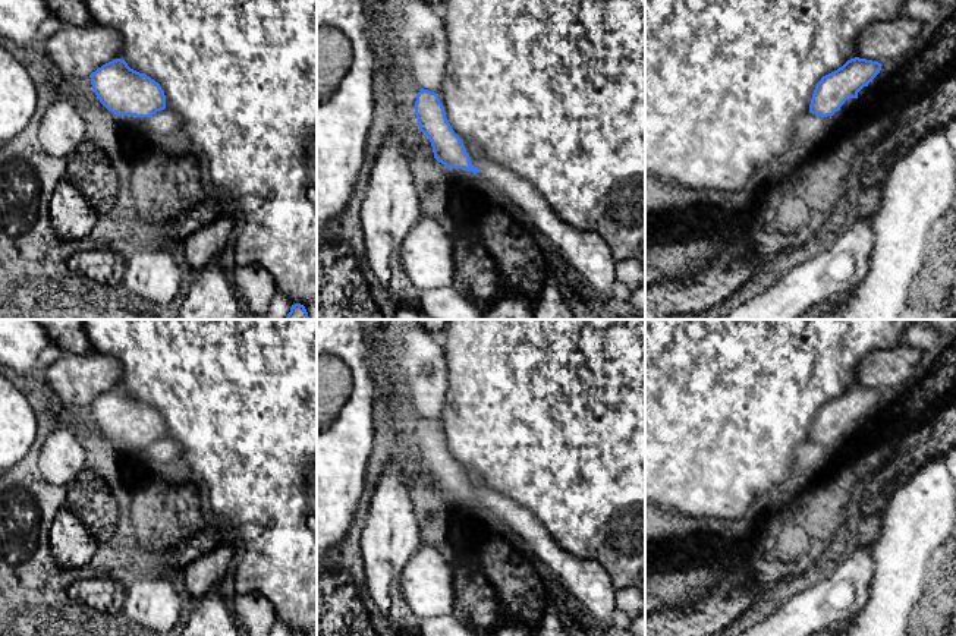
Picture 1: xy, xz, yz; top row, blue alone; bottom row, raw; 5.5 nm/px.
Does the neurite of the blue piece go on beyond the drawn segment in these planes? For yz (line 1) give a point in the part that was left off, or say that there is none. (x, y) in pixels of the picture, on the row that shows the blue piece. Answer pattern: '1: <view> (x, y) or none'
1: none

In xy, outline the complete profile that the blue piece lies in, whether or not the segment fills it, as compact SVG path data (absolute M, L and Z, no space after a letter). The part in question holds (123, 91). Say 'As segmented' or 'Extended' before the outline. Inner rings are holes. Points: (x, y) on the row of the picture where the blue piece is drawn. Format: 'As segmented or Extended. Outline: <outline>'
As segmented. Outline: M116 59L89 75L100 103L117 116L151 117L166 108L160 84Z

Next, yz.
As segmented. Outline: M855 57L823 76L814 89L809 113L821 117L833 116L846 100L858 98L858 92L872 82L881 66L878 62Z

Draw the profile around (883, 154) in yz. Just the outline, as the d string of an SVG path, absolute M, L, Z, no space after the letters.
M956 73L937 89L899 114L891 129L867 154L861 173L862 189L883 185L900 155L911 151L924 136L956 119Z

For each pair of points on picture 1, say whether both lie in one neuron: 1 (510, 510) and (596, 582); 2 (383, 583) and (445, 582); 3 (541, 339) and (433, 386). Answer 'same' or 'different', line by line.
1: same
2: different
3: different

